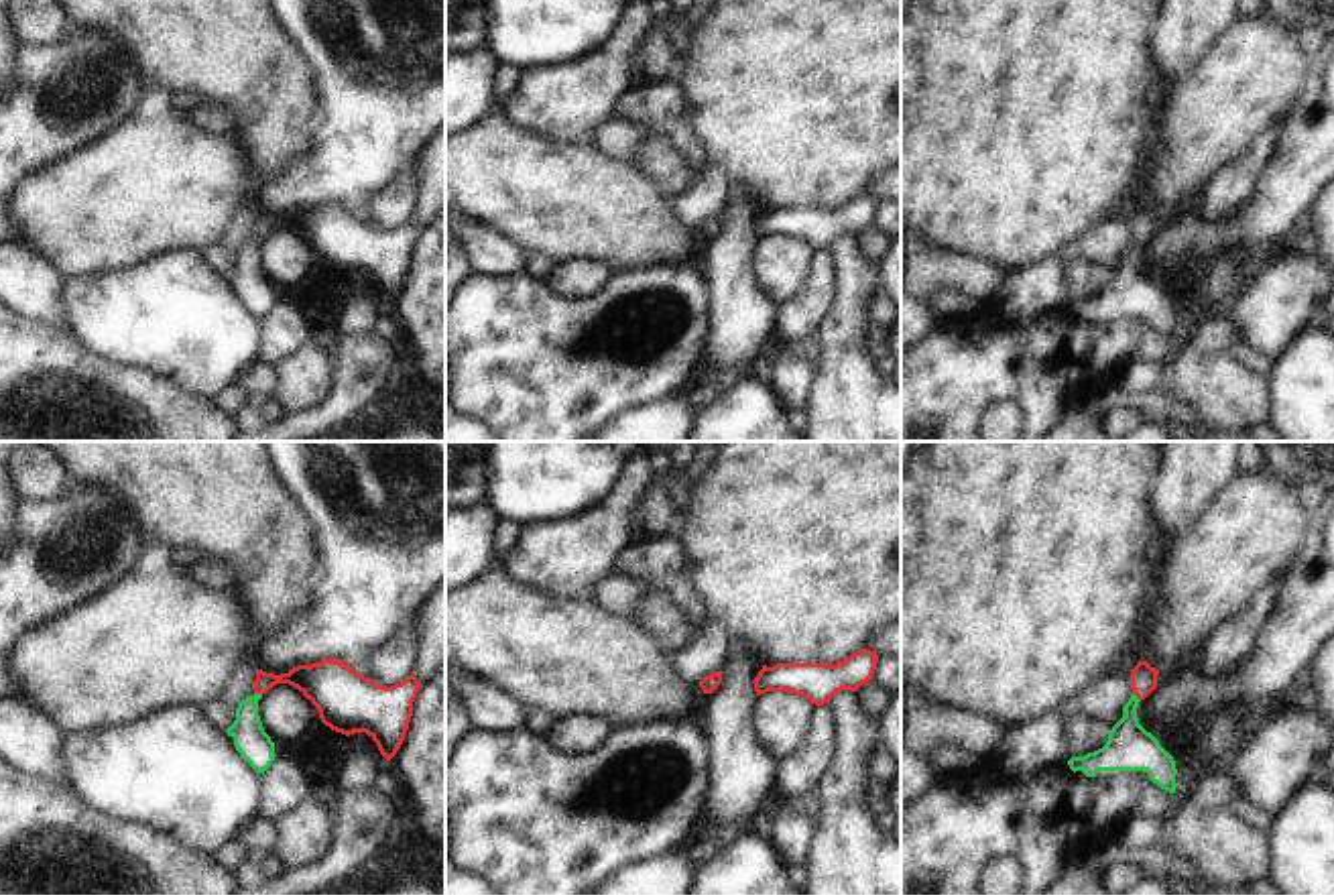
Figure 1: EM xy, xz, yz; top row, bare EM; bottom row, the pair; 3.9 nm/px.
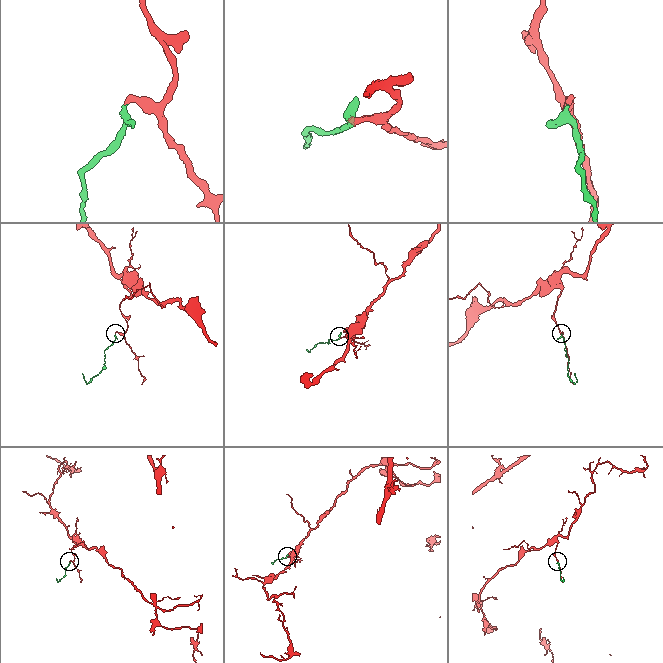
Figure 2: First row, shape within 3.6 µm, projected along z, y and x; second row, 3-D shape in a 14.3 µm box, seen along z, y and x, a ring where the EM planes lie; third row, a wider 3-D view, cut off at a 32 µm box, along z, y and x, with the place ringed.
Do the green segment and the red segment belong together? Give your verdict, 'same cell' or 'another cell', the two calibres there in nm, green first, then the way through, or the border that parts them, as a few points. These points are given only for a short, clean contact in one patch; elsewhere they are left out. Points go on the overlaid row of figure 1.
same cell | 140/160 nm | across xy (251, 741), (251, 702), (259, 694), (271, 680), (320, 682)

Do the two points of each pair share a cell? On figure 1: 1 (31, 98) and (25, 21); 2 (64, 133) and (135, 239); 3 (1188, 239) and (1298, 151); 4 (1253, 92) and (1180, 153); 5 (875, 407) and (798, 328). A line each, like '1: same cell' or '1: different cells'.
1: different cells
2: different cells
3: same cell
4: same cell
5: different cells

